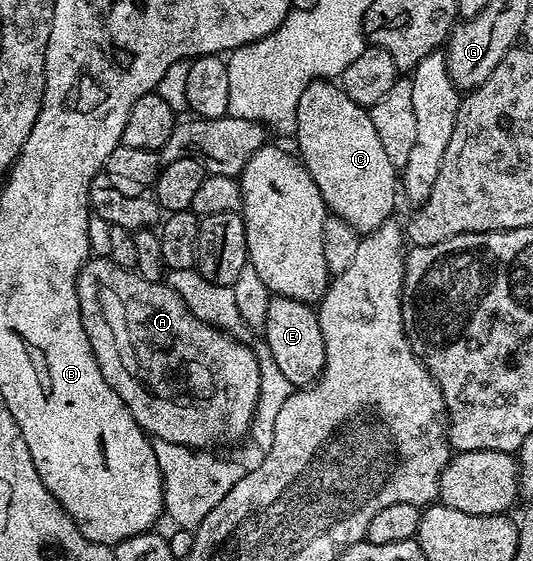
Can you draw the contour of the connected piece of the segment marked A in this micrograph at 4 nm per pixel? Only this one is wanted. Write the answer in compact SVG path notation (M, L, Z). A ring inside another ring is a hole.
M107 256L95 257L85 261L76 280L82 327L86 331L86 339L90 339L92 354L98 359L98 367L106 379L106 383L110 383L110 387L114 387L114 391L118 391L118 399L122 399L122 403L126 403L126 407L130 407L130 415L134 415L134 419L143 427L149 438L166 440L172 444L182 444L193 450L207 450L210 447L207 445L232 445L235 441L242 440L243 437L245 440L256 419L256 404L260 394L260 358L257 350L254 351L250 346L244 345L248 343L245 343L241 338L232 337L229 333L215 329L214 326L207 325L205 321L195 317L190 311L190 307L186 307L186 303L182 303L179 295L163 280L146 279L141 273L116 266Z

